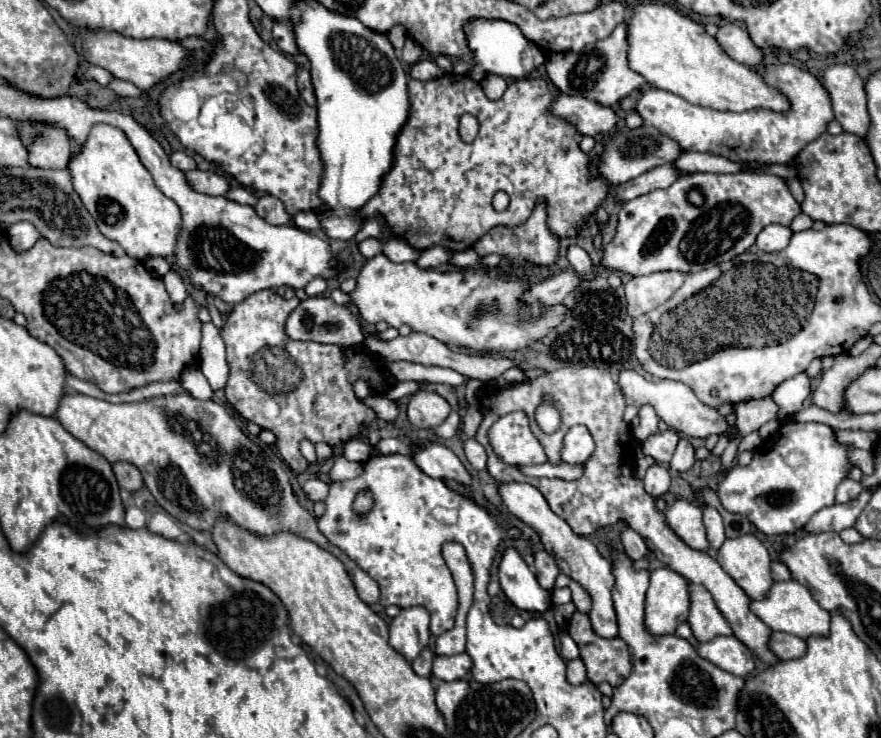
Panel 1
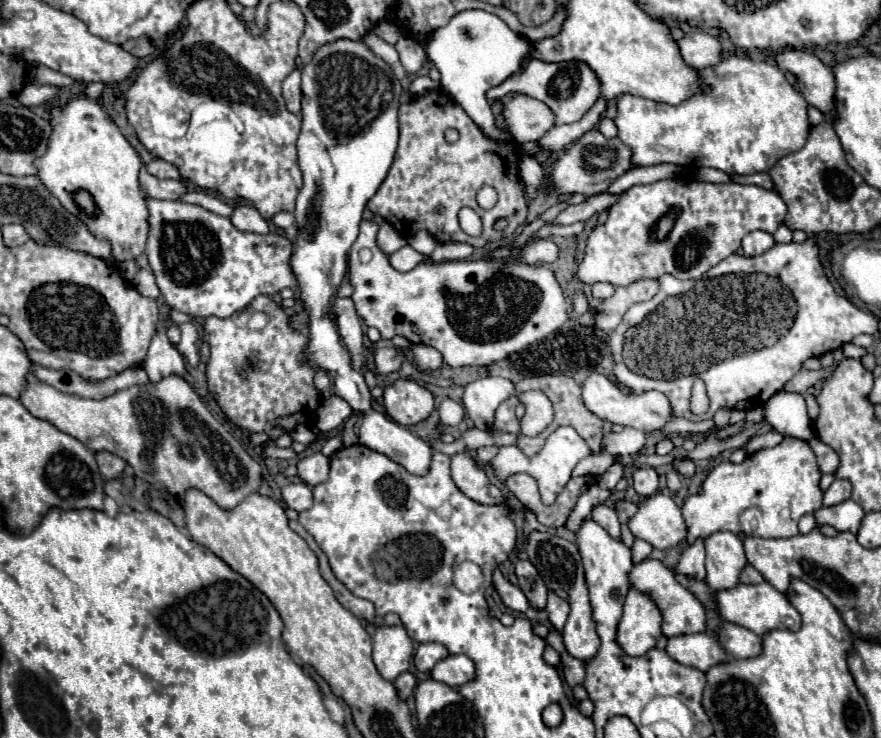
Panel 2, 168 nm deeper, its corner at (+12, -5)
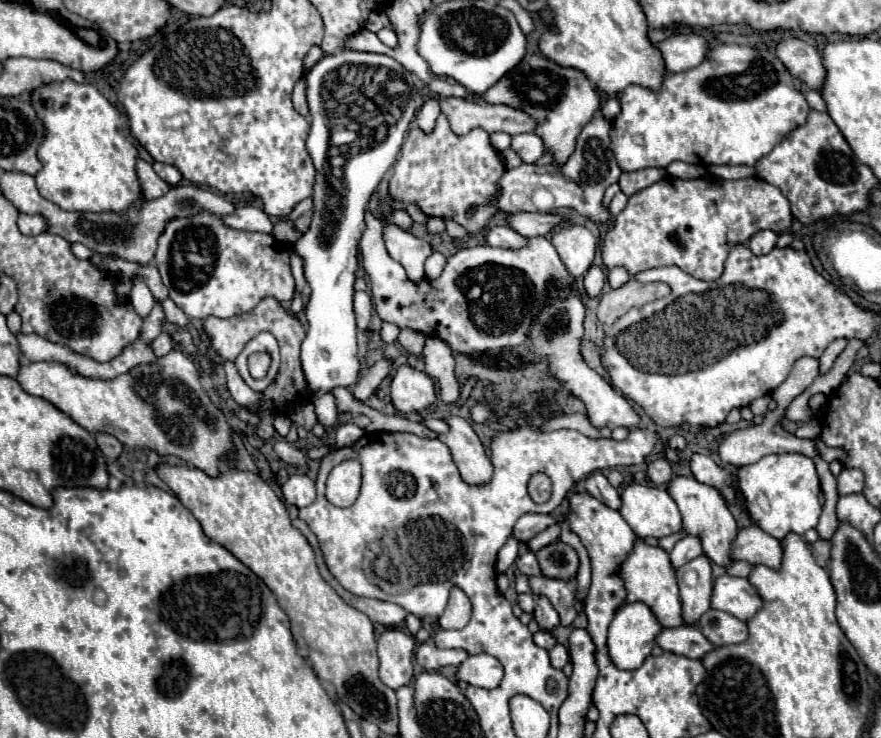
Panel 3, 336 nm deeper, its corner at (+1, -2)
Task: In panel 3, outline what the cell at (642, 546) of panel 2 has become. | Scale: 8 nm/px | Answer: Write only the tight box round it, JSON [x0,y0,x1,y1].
[659,477,737,565]

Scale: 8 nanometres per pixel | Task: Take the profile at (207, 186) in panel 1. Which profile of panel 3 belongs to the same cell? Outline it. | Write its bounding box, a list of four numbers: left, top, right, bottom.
[137,159,171,199]

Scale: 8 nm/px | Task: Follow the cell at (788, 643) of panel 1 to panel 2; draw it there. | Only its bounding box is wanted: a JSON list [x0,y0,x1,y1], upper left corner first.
[718,622,762,658]

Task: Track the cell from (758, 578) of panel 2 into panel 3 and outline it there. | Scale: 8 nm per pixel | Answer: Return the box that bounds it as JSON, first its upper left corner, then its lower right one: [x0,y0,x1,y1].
[725,561,751,577]

